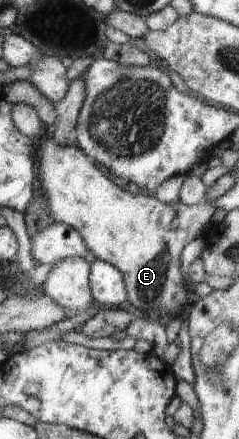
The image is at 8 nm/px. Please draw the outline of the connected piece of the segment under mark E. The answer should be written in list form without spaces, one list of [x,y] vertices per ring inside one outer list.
[[[49,133],[35,143],[36,177],[39,188],[46,195],[46,205],[50,209],[50,217],[54,222],[68,225],[76,229],[84,239],[86,247],[94,253],[98,260],[111,263],[122,272],[127,287],[127,300],[140,309],[145,317],[158,320],[169,319],[180,315],[194,299],[189,290],[186,276],[180,269],[180,253],[182,249],[210,231],[210,219],[216,207],[208,201],[196,205],[186,205],[180,200],[174,203],[160,203],[154,196],[142,192],[133,195],[115,185],[110,177],[106,177],[96,163],[92,161],[74,142],[60,145]]]

